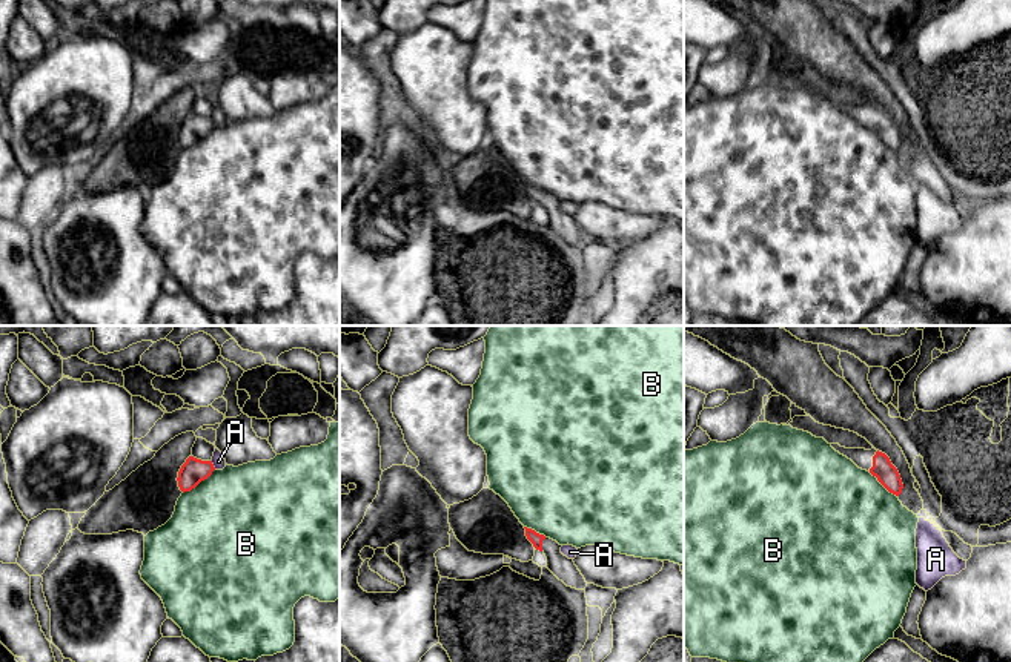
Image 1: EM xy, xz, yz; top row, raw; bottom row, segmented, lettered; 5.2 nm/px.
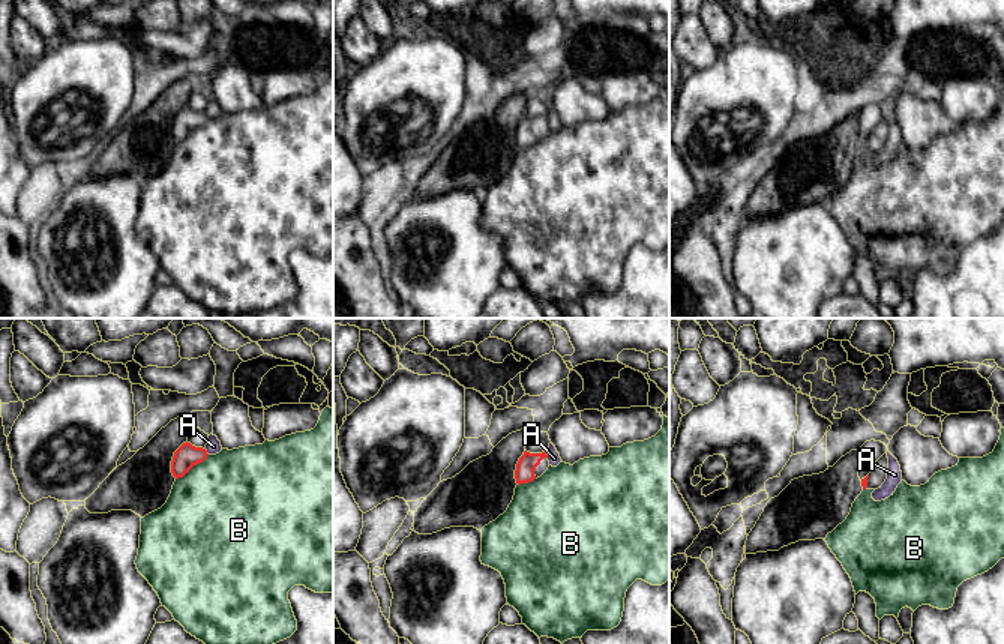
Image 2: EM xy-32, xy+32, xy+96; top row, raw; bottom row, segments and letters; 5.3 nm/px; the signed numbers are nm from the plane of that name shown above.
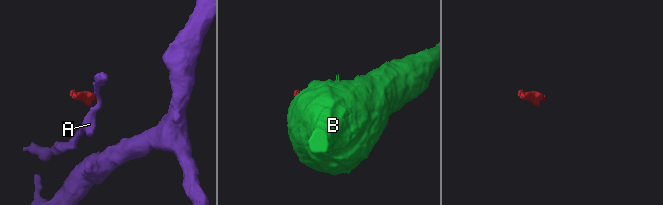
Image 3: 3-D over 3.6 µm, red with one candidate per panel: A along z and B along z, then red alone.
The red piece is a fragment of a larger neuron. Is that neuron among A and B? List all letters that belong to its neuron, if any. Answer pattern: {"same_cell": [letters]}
{"same_cell": []}

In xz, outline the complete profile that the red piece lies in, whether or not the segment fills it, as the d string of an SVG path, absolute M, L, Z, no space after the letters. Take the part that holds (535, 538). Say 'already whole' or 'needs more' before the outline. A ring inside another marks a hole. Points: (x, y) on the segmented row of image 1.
needs more; M525 528L527 539L533 544L533 547L542 551L547 558L547 568L567 587L576 590L585 590L587 582L573 559L568 559L561 553L561 547L556 541L545 538L544 535L536 533L532 528Z

